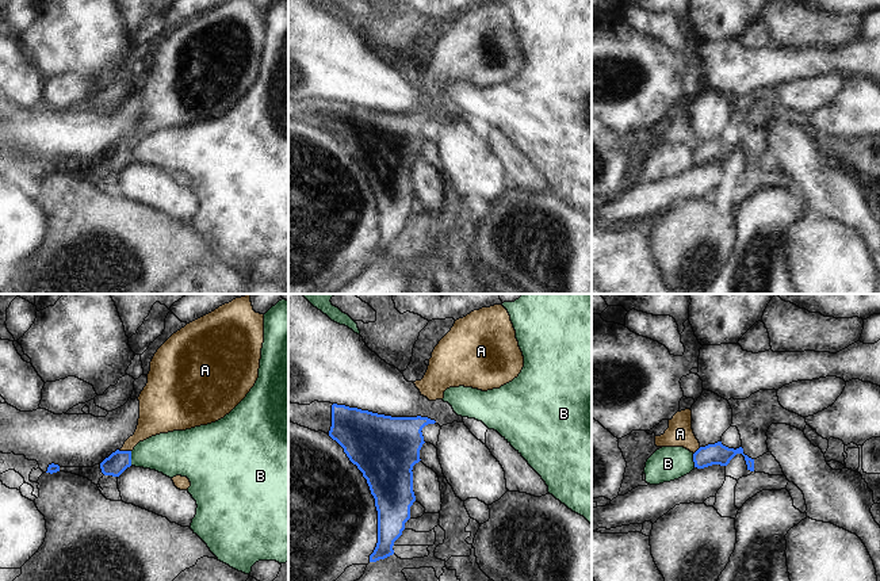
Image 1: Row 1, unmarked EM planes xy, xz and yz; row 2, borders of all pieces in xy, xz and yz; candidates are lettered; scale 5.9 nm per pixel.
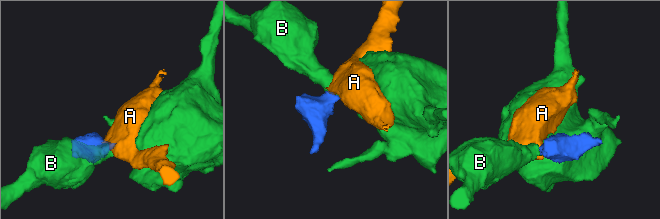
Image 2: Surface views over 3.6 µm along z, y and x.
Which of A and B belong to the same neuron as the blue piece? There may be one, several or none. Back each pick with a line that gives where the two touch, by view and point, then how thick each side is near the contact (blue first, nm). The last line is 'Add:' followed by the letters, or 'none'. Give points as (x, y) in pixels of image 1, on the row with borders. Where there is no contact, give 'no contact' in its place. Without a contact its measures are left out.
A: contact xy (125, 451); calibres 120 and 180 nm
Add: A

